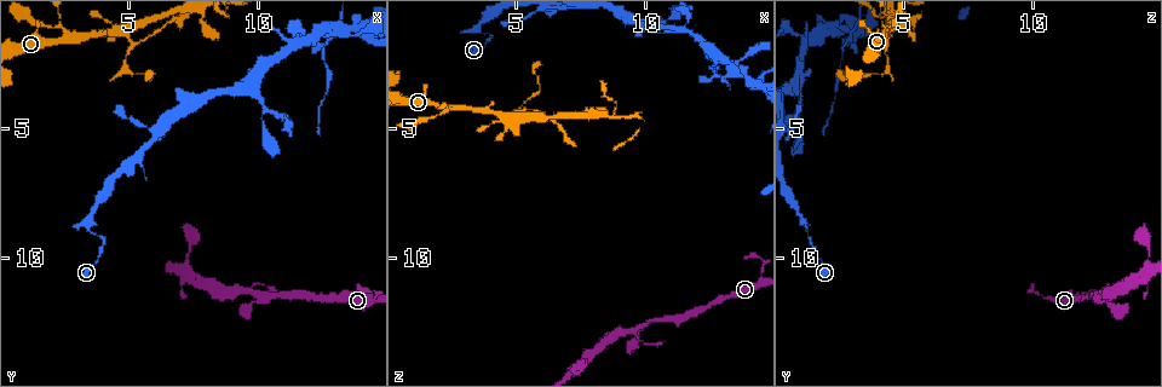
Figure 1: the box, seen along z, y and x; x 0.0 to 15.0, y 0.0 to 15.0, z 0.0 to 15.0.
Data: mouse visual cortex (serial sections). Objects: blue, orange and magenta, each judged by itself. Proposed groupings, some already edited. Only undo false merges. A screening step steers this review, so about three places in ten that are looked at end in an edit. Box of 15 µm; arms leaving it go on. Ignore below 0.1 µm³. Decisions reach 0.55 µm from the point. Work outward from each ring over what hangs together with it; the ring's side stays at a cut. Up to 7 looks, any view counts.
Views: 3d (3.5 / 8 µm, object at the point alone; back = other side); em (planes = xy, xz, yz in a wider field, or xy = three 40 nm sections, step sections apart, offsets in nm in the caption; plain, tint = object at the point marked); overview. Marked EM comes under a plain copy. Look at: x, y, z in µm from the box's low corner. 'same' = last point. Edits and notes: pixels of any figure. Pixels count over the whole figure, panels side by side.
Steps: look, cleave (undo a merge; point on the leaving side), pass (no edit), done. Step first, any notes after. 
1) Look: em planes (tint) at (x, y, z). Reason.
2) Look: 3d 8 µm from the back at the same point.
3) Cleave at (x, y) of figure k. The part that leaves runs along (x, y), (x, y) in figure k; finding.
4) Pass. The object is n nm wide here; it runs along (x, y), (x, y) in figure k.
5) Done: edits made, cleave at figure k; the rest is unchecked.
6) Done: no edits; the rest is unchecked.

Look: 3d 3.5 µm at (2.4, 1.5, 4.2). Four arms meet.

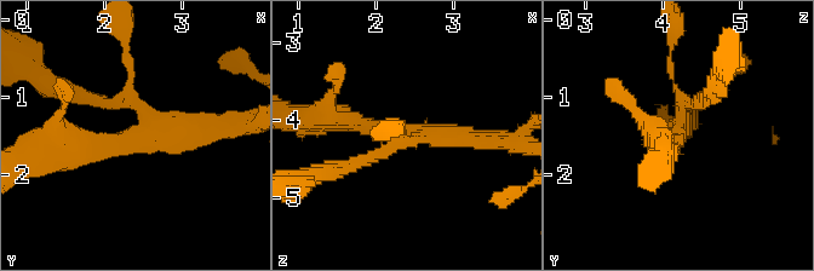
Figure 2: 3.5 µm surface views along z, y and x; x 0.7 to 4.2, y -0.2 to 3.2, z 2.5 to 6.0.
Look: em xy step 1 (tint) at (2.45, 1.50, 4.20). 4 arms meet here; the arms are 100, 150, 250, 300 nm wide; need the tissue.

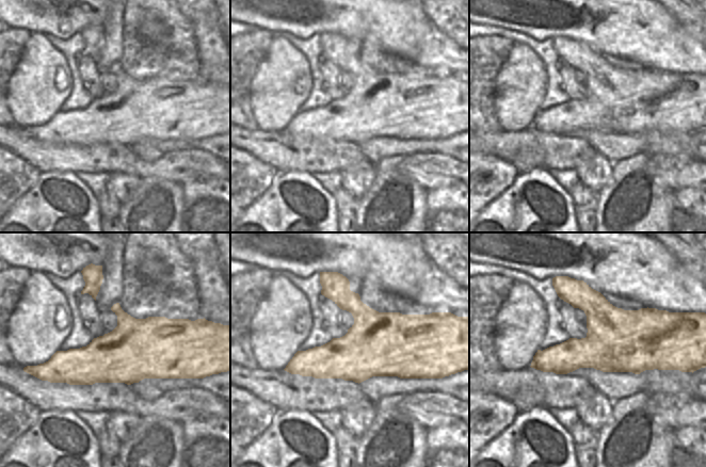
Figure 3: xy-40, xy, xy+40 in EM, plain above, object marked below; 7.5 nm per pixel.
Look: em planes (tint) at the same point. Another direction.

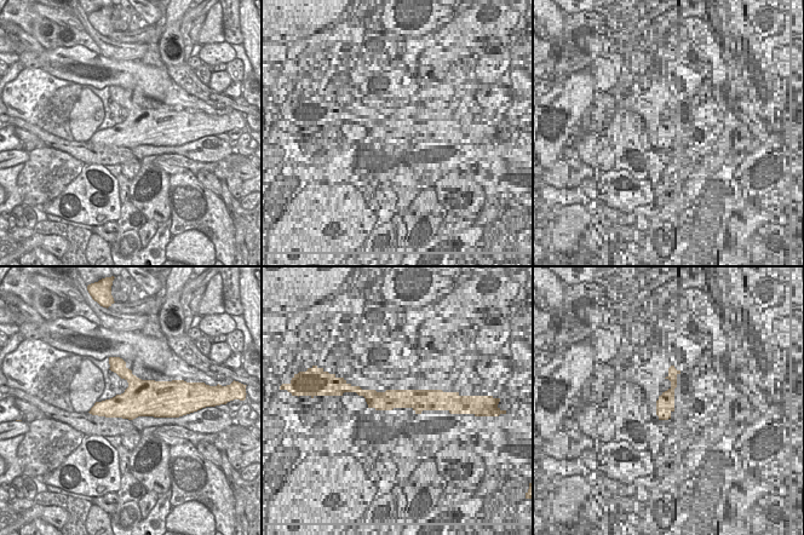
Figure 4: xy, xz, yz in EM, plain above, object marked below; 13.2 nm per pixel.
Pass. One cell here.

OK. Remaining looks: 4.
Look: 3d 8 µm at (5.0, 1.1, 4.6).

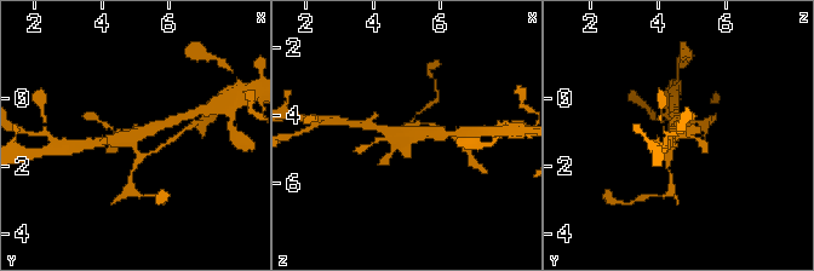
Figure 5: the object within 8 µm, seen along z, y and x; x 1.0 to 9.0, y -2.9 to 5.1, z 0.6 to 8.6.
Look: em xy step 5 (tint) at (5.0, 1.1, 4.6).

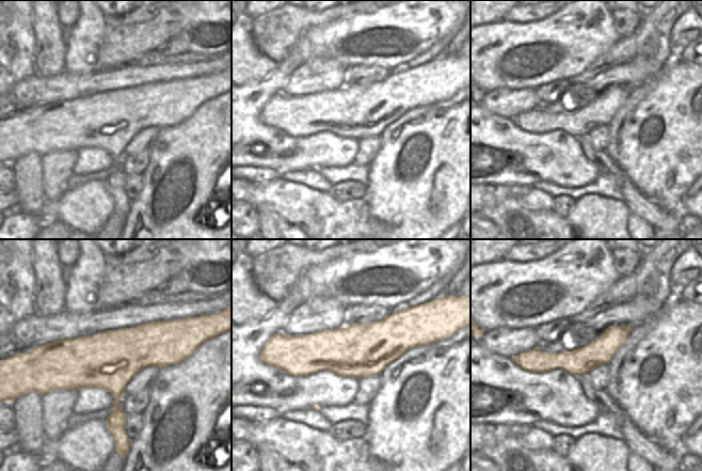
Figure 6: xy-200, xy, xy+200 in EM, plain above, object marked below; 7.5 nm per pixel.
Pass. The object is 400 nm wide here; it runs along (419, 341), (281, 350) in figure 6; all the same cell.

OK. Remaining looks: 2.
Look: 3d 3.5 µm at (3.8, 9.1, 1.2). Sharp bend.

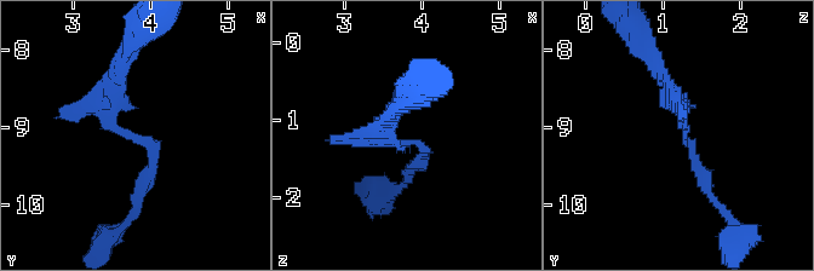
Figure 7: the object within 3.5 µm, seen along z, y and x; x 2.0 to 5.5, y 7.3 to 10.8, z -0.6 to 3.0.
Look: em xy step 1 (tint) at (3.75, 9.15, 1.30). Now the EM.

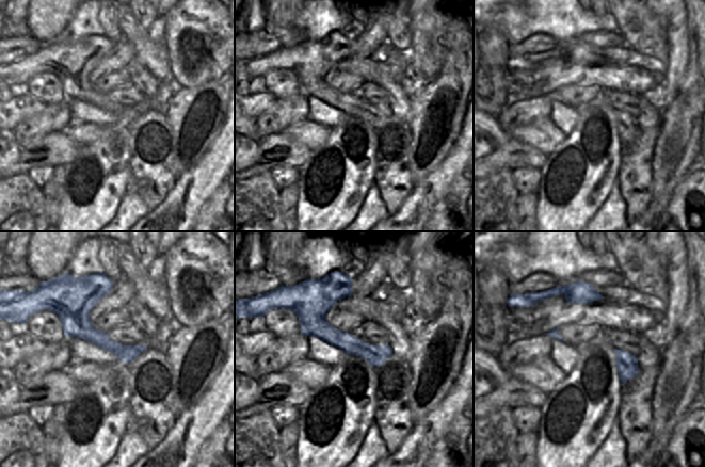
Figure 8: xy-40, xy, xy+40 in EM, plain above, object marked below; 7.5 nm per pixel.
Pass. The object is 160 nm wide here; it runs along (714, 197), (664, 79) in figure 7; all the same cell.

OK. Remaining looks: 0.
Done: no edits; the rest is unchecked.

